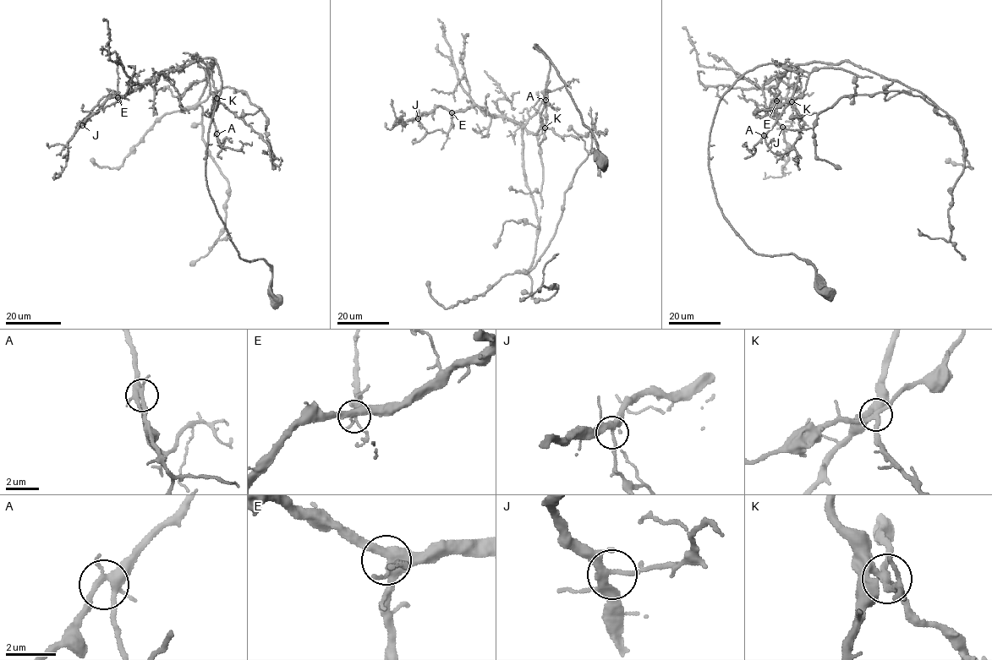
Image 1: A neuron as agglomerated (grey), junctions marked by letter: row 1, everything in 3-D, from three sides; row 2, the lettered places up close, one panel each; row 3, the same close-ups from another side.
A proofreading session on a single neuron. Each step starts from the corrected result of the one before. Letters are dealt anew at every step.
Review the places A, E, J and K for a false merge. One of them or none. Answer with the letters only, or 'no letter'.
no letter

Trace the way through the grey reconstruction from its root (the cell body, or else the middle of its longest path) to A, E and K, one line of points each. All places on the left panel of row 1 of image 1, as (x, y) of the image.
A: (276, 302), (271, 268), (239, 257), (209, 193), (221, 78), (204, 57), (195, 61), (216, 133)
E: (276, 302), (271, 268), (239, 257), (207, 185), (208, 130), (221, 85), (216, 61), (164, 69), (117, 97)
K: (276, 302), (271, 268), (239, 257), (209, 193), (206, 146), (221, 78), (215, 59), (197, 59), (216, 98)

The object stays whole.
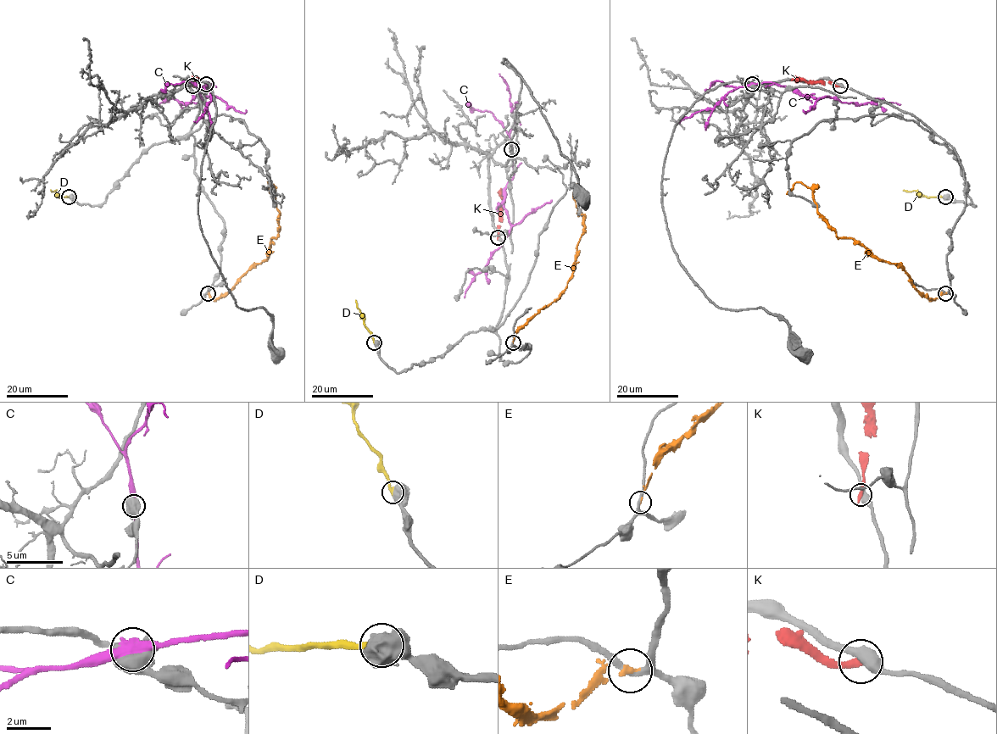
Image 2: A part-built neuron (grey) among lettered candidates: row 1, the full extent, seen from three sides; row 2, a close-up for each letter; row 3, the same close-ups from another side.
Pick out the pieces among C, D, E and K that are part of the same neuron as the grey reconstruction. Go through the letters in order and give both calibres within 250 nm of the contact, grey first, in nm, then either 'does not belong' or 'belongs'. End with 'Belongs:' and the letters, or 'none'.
C: calibres 1000 and 380 nm; does not belong
D: calibres 800 and 360 nm; belongs
E: calibres 200 and 170 nm; does not belong
K: calibres 480 and 360 nm; does not belong
Belongs: D

